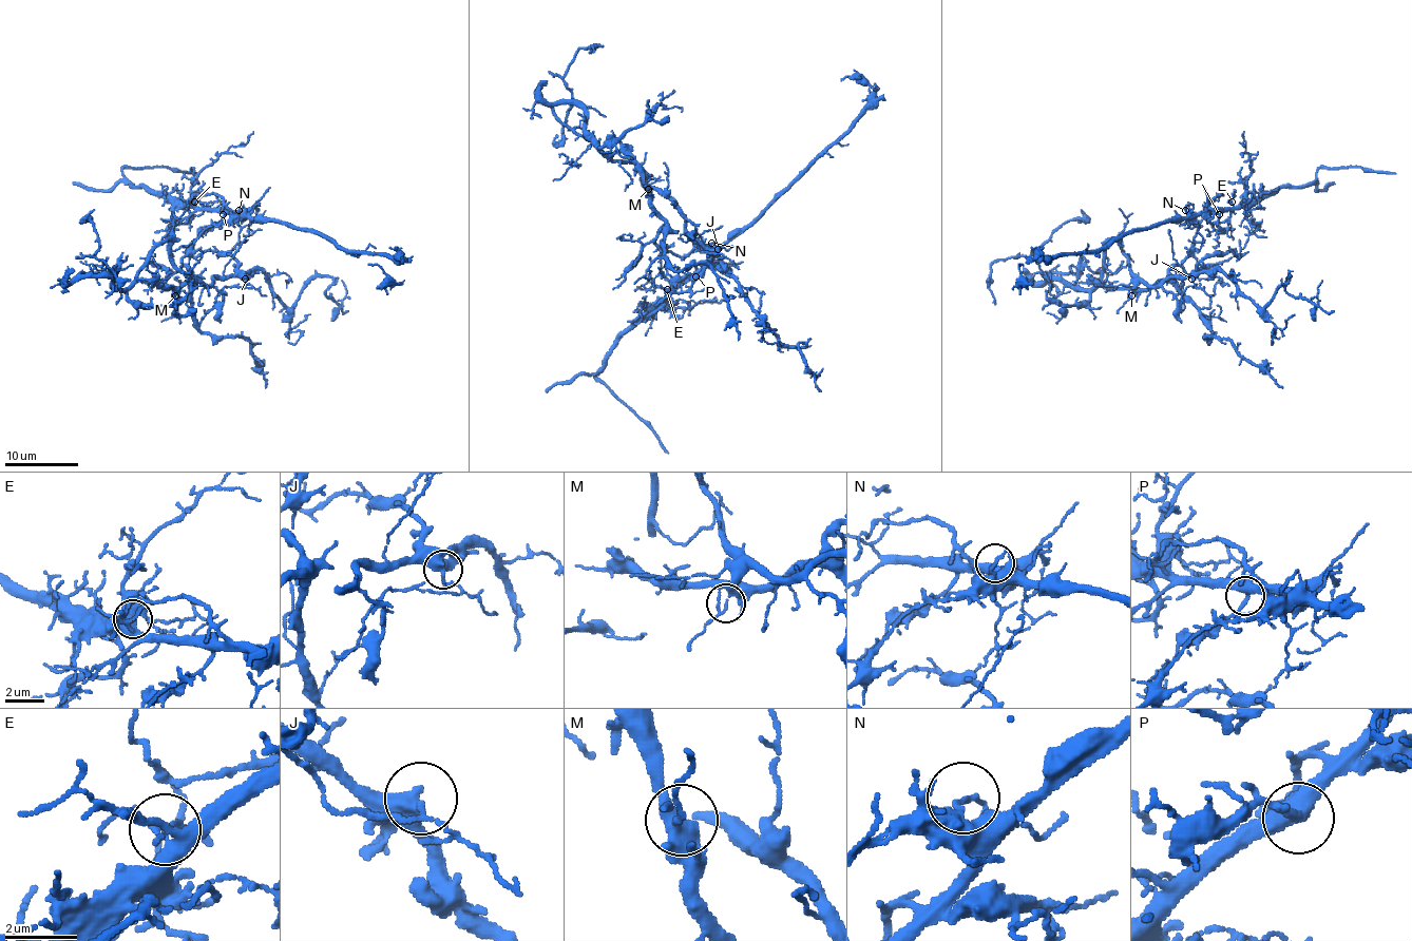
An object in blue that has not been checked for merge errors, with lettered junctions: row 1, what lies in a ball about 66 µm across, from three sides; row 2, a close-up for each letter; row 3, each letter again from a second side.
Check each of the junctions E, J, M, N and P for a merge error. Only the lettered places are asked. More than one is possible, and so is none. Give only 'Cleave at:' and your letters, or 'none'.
Cleave at: N

